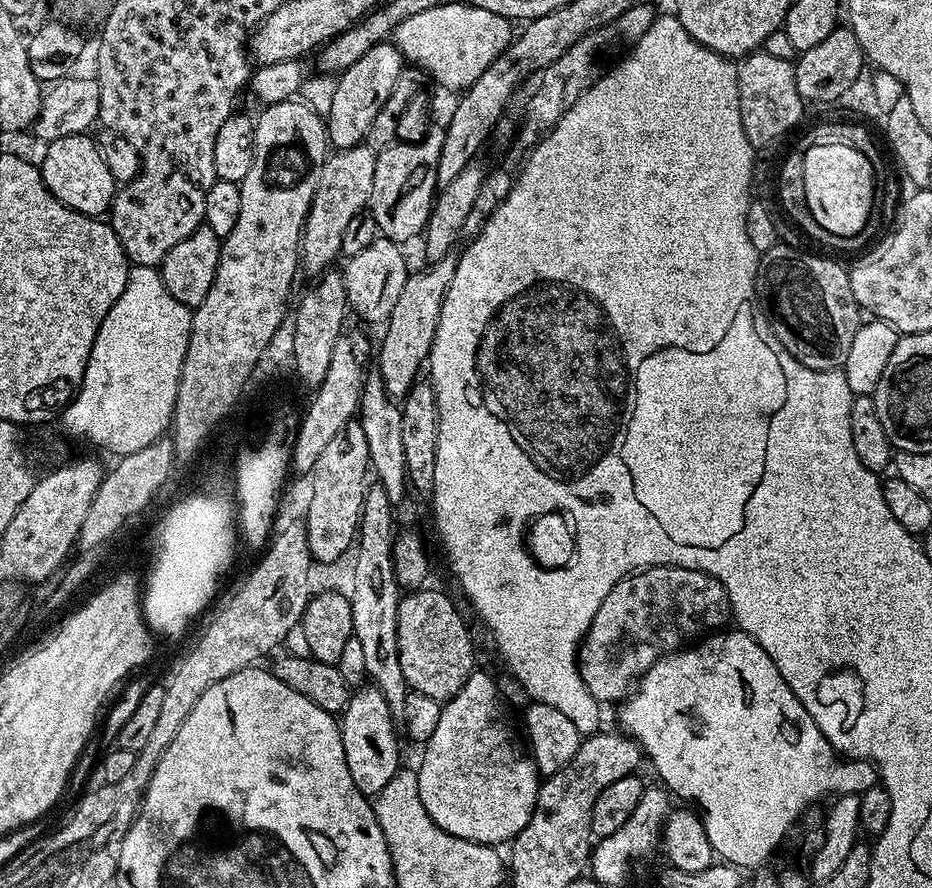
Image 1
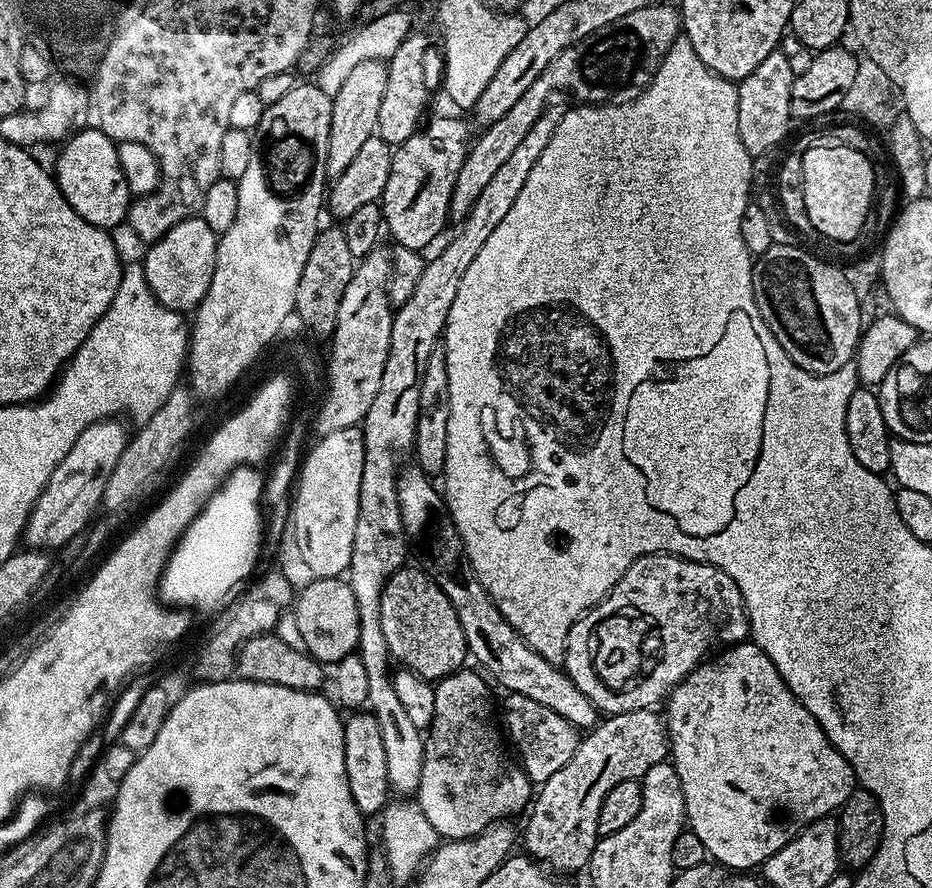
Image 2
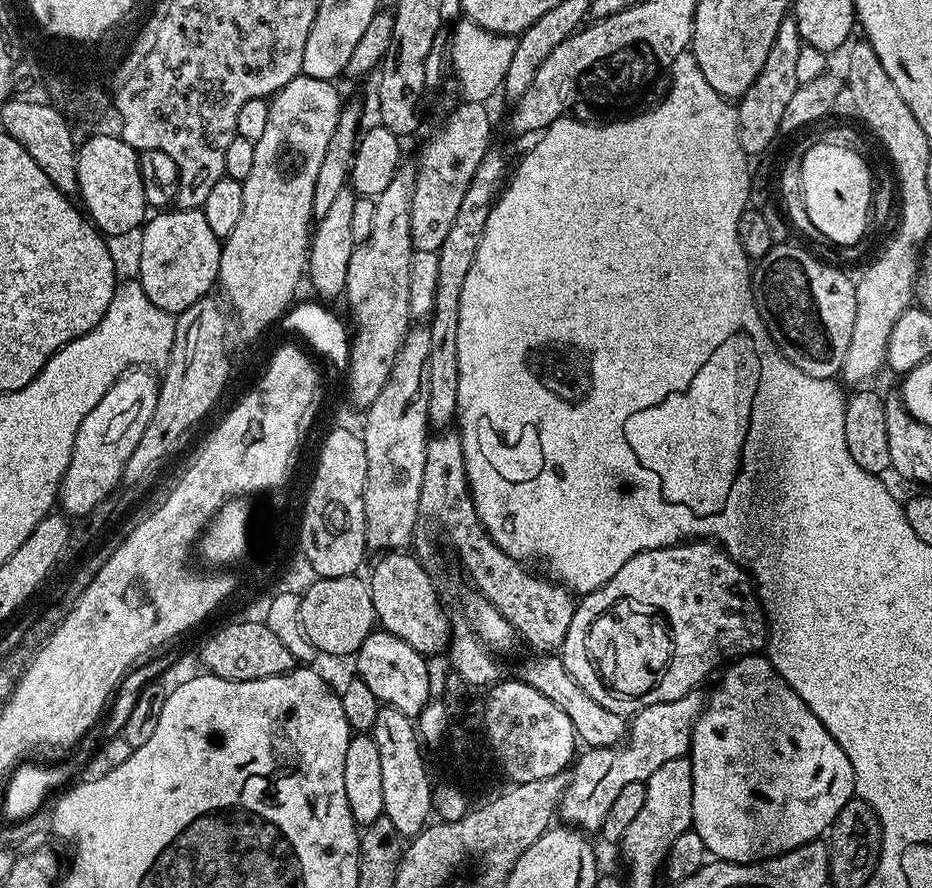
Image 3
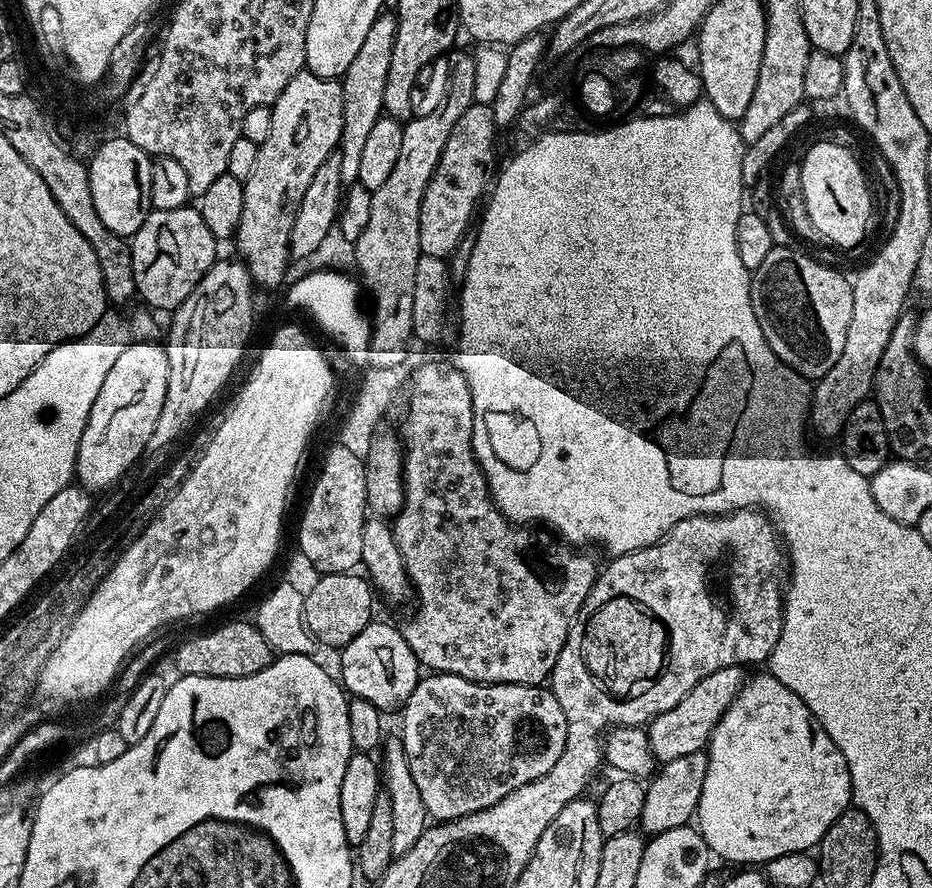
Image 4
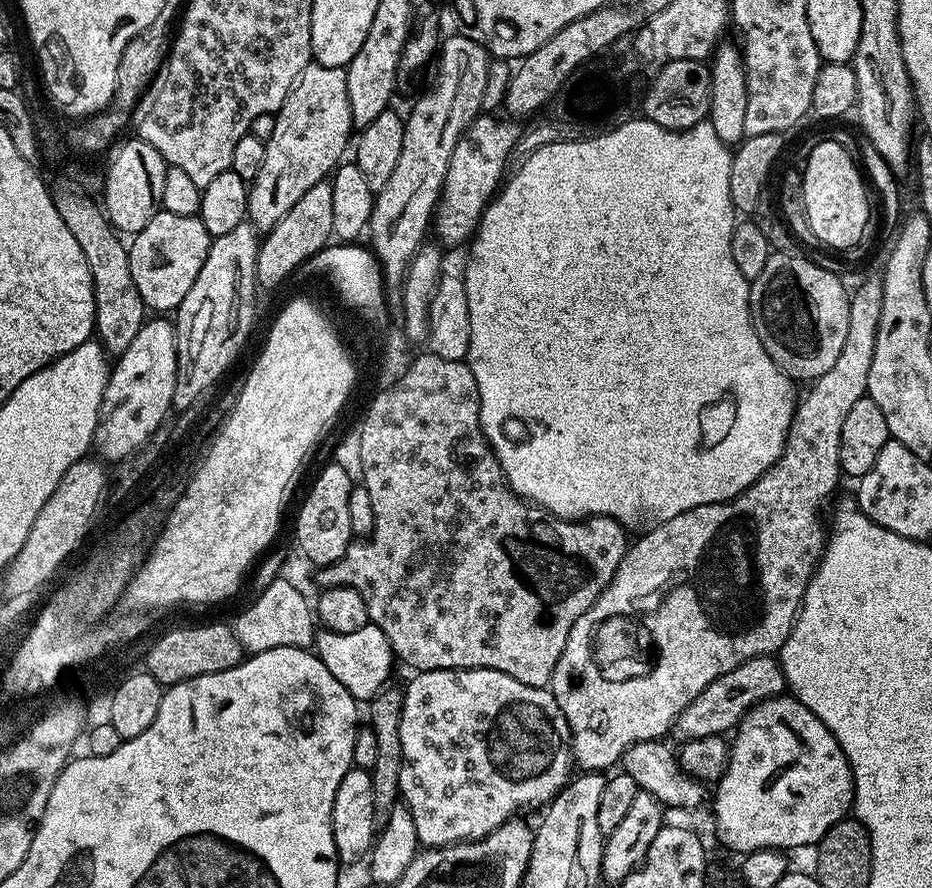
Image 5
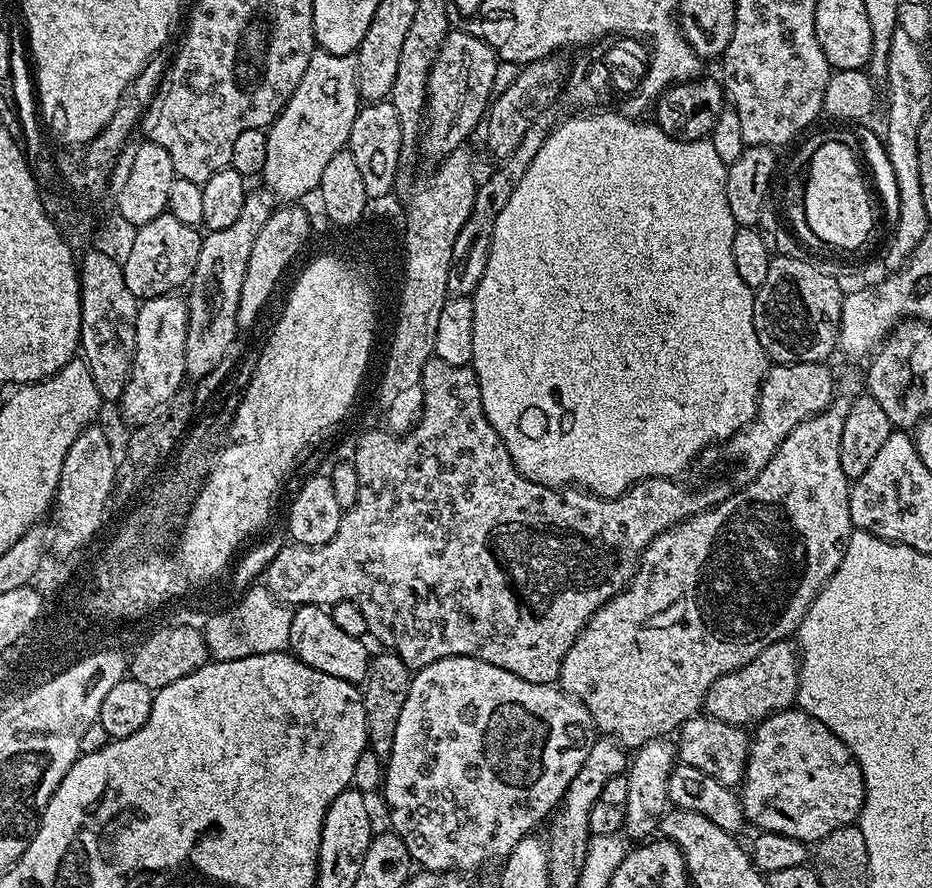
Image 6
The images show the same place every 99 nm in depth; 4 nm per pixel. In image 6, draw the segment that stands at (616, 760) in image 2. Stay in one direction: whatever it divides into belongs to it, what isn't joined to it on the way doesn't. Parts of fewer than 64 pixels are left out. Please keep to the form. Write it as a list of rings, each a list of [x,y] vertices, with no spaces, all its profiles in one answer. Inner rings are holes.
[[[791,639],[779,640],[766,646],[766,650],[746,662],[746,666],[730,674],[722,674],[722,678],[710,686],[704,699],[703,711],[718,722],[755,726],[767,716],[793,707],[799,685],[800,653],[797,645]]]

